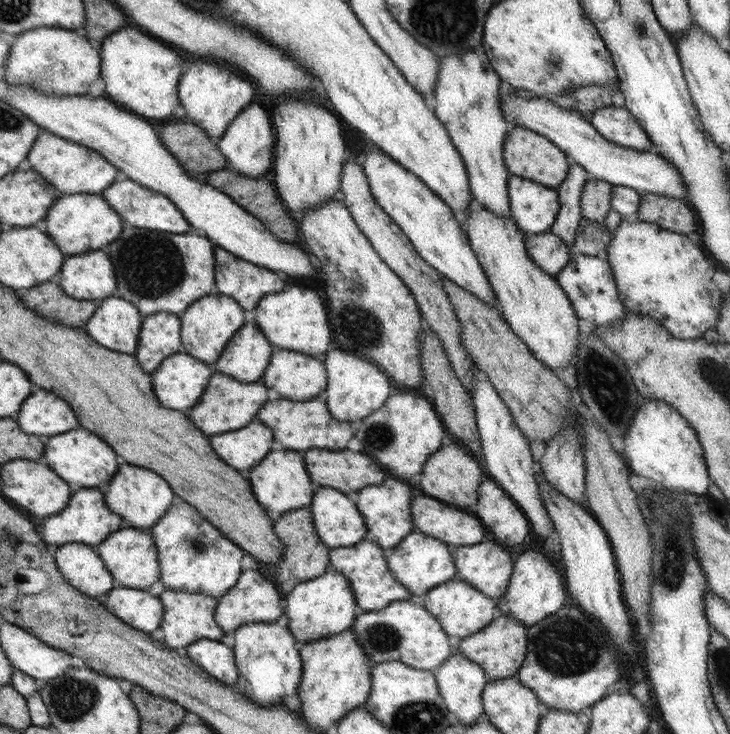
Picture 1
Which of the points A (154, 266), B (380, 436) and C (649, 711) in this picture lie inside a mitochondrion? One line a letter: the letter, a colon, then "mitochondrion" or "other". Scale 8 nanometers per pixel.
A: mitochondrion
B: mitochondrion
C: other

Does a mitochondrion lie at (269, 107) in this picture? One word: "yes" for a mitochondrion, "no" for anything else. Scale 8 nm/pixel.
no

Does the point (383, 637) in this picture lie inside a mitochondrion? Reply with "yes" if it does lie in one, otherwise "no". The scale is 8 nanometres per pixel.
yes

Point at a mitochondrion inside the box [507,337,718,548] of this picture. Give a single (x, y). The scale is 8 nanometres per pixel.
(604, 377)

